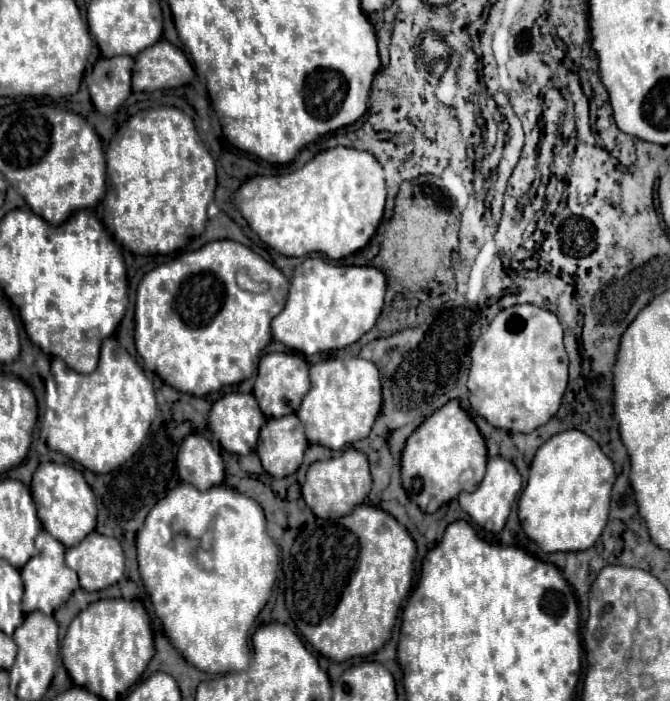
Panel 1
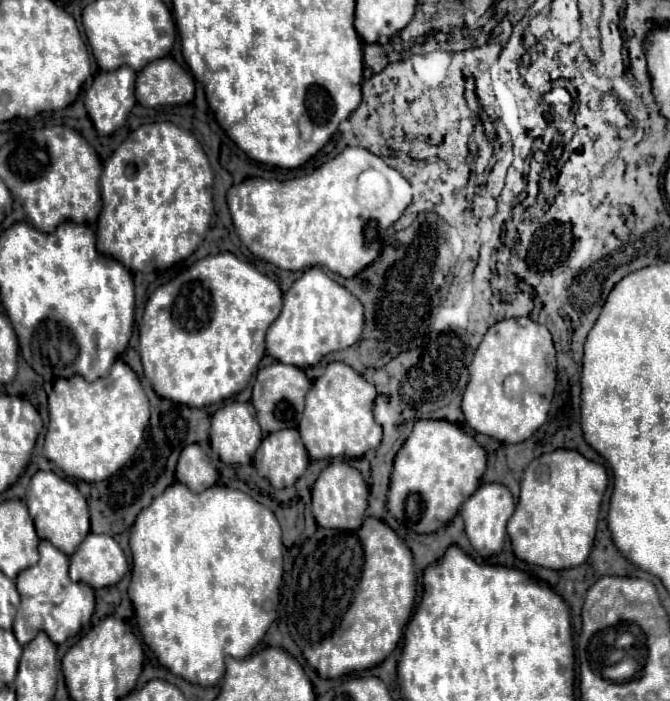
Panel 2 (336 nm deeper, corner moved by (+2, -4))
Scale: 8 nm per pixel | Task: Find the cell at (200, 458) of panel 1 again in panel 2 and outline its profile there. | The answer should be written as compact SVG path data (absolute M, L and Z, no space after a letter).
M194 443L182 449L176 467L176 479L184 483L192 493L202 493L202 489L208 489L218 481L218 471L210 465L210 459L200 449L200 445Z

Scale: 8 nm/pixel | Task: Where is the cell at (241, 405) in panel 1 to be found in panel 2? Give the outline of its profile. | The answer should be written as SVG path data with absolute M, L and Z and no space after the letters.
M228 403L212 415L210 445L226 465L252 461L262 441L260 425L252 403Z

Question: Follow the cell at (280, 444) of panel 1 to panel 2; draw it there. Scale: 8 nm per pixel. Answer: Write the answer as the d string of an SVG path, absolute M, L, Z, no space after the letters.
M296 429L266 435L254 455L258 475L266 477L274 489L292 487L304 475L308 463L308 451Z

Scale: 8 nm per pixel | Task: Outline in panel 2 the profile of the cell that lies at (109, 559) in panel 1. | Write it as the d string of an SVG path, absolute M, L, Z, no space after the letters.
M90 533L78 553L70 557L70 579L82 581L92 589L116 585L128 571L124 551L110 535Z

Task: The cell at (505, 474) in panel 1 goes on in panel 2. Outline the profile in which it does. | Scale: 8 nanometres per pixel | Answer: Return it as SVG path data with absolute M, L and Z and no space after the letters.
M500 483L480 485L478 491L466 499L466 503L460 509L460 515L466 525L466 535L480 557L492 557L502 551L502 543L506 537L506 523L510 521L512 513L514 513L512 493L508 491L508 487Z

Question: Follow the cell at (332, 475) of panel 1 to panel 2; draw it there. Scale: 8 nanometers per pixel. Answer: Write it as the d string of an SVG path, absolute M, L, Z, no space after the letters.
M346 461L330 463L316 479L312 487L312 515L320 527L326 529L358 529L364 521L368 507L368 485L364 483L358 469Z

